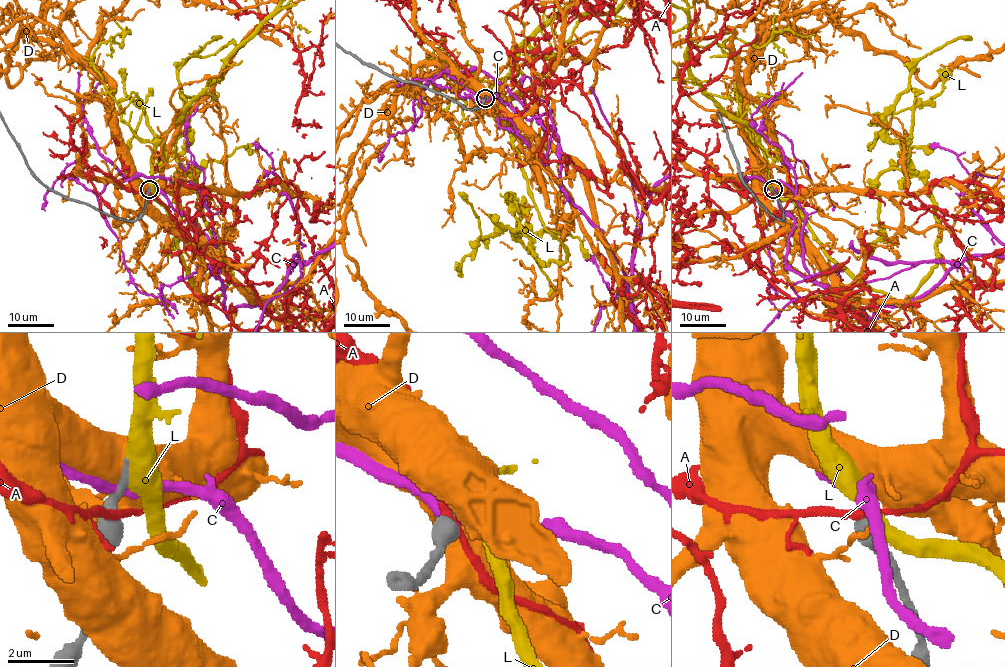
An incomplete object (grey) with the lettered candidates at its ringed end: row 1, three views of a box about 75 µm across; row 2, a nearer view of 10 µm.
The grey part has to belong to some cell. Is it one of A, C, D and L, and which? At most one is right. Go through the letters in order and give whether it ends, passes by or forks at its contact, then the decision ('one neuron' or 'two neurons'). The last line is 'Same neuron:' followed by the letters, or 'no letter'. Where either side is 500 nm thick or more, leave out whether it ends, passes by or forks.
A: it passes by; two neurons
C: it passes by; two neurons
D: two neurons
L: one neuron
Same neuron: L

